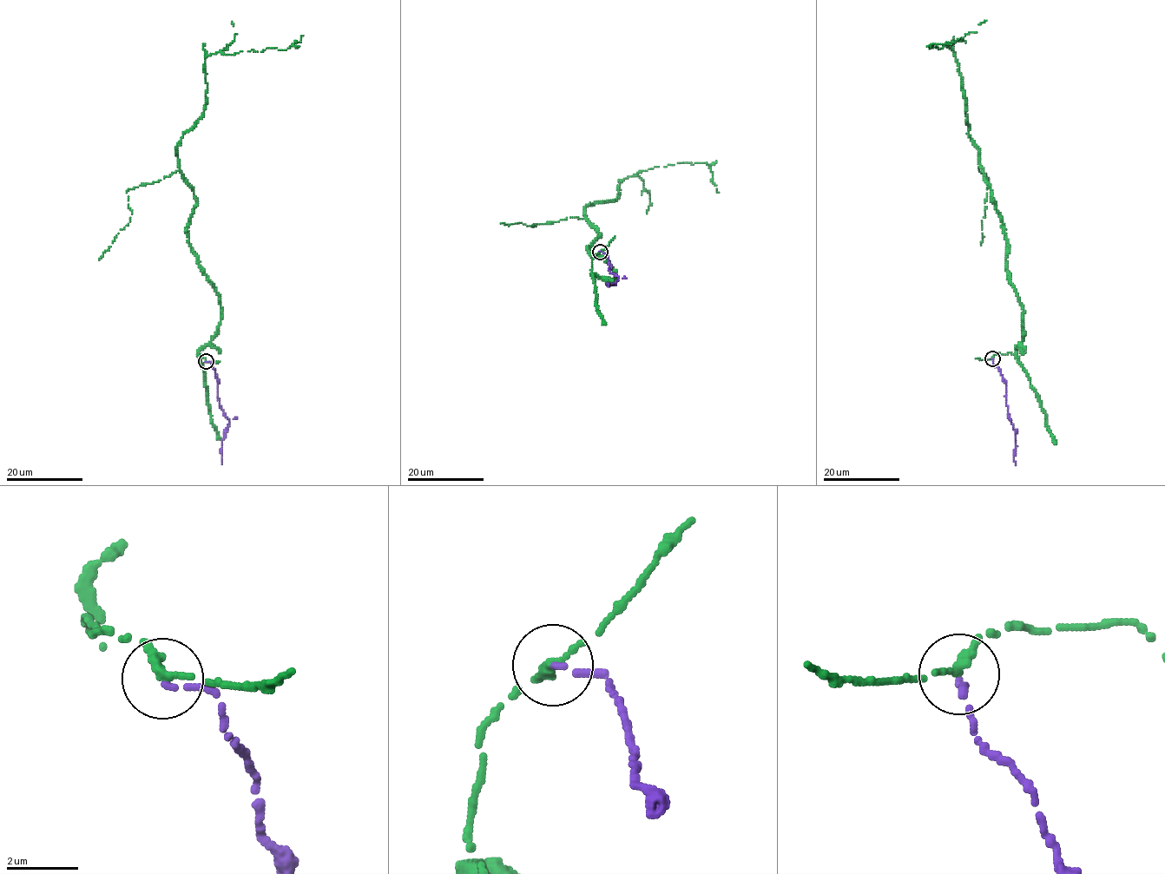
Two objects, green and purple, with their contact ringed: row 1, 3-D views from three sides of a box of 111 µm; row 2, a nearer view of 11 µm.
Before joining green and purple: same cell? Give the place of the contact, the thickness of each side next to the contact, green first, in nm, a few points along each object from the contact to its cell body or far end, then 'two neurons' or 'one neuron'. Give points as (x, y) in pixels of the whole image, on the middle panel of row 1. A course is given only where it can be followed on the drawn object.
at (600, 252); 360 nm thick on the green side, 130 nm on the other; green runs (600, 252), (591, 273), (615, 279), (585, 207), (623, 180), (700, 162), (717, 193); purple runs (600, 252), (606, 253), (610, 267), (608, 270), (619, 279), (614, 284), (608, 284), (608, 287); two neurons

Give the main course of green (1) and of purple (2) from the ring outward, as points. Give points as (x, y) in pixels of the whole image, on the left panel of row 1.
1: (206, 361), (220, 304), (189, 244), (197, 198), (176, 146), (203, 112), (207, 55), (284, 50), (301, 35)
2: (206, 362), (213, 364), (219, 382), (218, 401), (230, 420), (222, 440), (221, 463)

